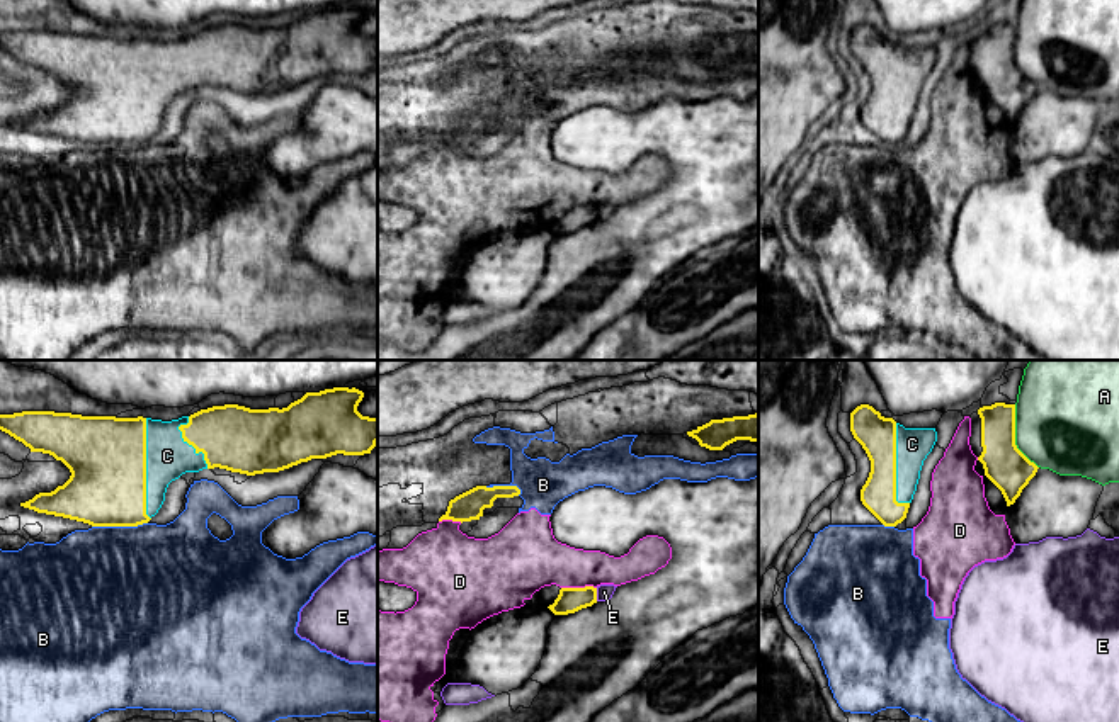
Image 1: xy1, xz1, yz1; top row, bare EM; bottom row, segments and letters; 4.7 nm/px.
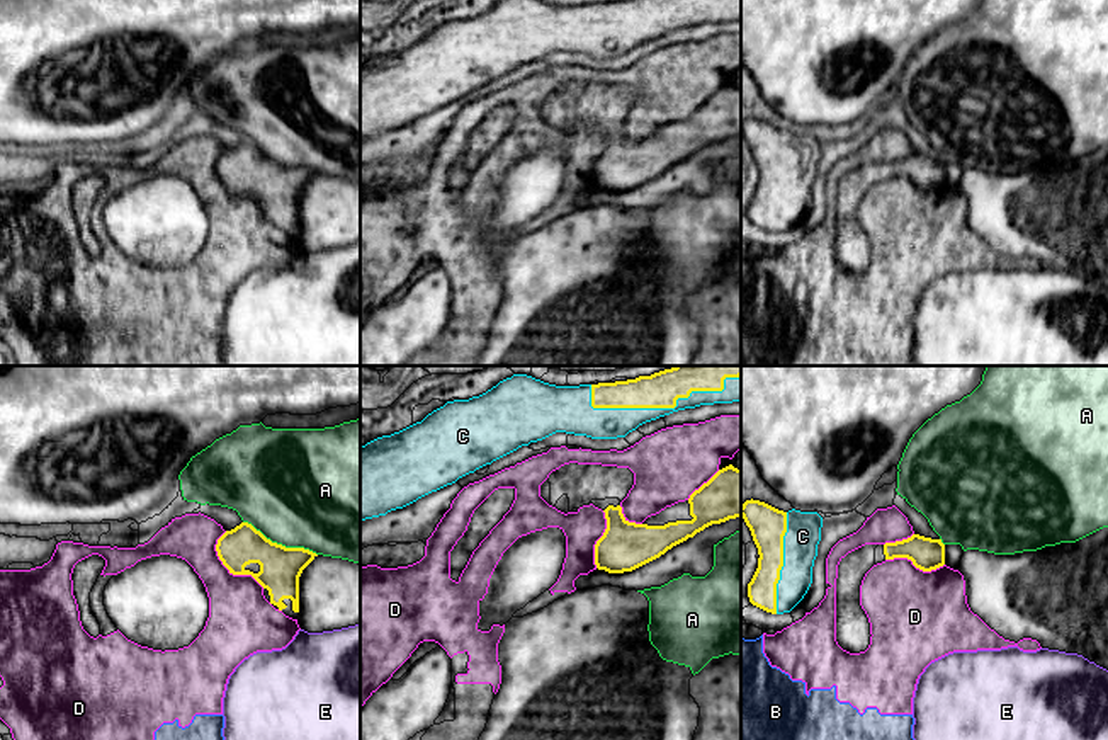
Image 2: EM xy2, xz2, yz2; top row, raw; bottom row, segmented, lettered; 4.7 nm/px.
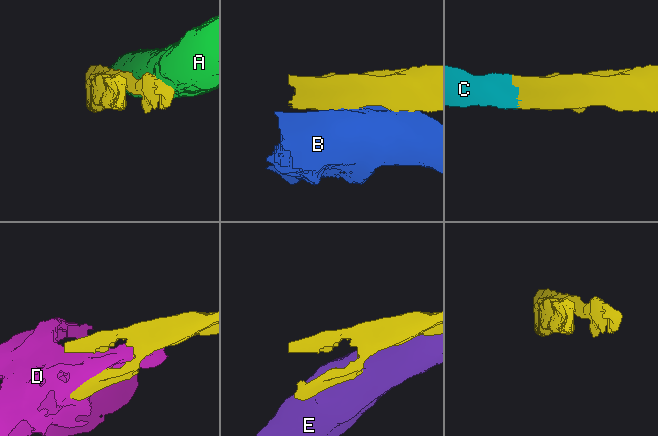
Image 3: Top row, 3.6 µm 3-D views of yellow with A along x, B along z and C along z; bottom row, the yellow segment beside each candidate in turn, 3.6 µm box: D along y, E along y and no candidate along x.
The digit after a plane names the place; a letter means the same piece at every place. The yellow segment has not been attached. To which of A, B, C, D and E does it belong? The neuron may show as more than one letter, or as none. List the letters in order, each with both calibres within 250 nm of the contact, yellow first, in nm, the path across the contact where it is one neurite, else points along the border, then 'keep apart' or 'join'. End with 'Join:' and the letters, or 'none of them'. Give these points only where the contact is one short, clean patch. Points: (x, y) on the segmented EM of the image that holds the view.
A: 200 nm thick on the yellow side, 500 nm on the other; keep apart
B: 360 nm thick on the yellow side, 500 nm on the other; keep apart
C: 240 nm thick on the yellow side, 130 nm on the other; join
D: 200 nm thick on the yellow side, 300 nm on the other; keep apart
E: 120 nm thick on the yellow side, 80 nm on the other; border along xz1 (596, 588), (597, 600); keep apart
Join: C

